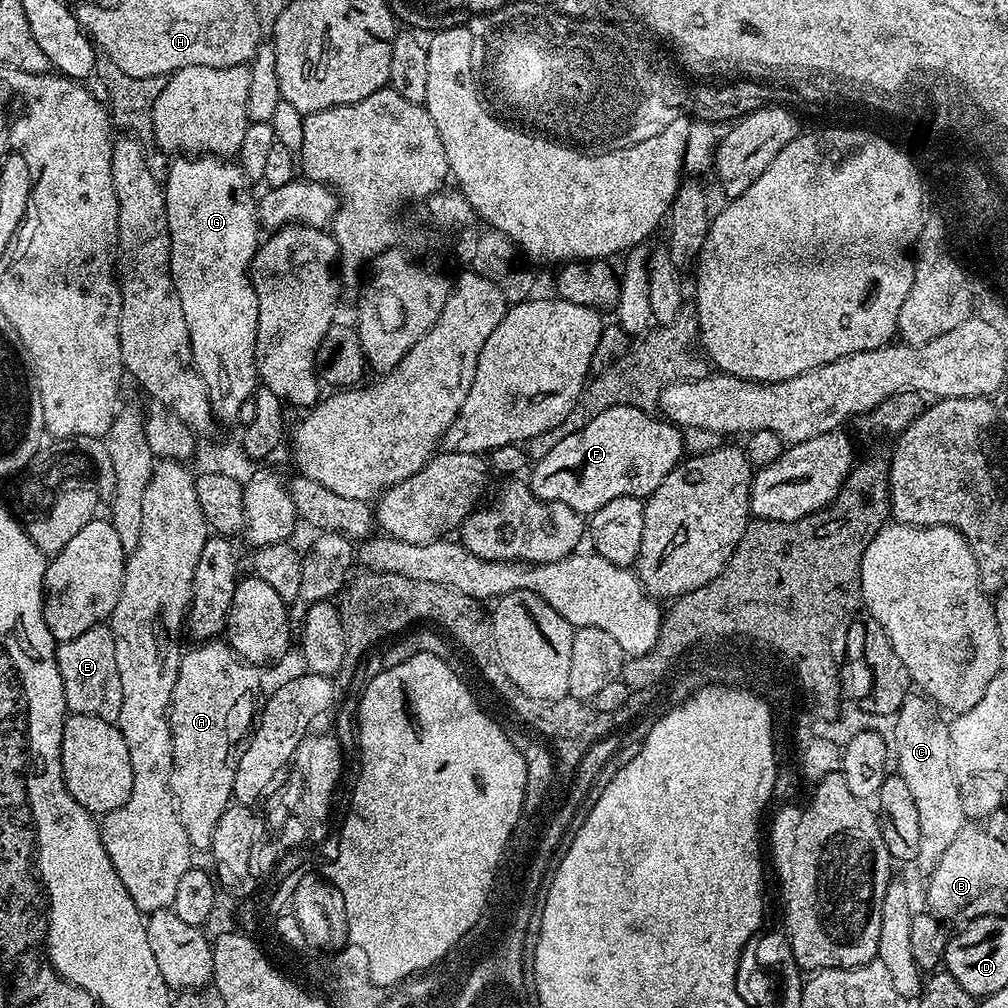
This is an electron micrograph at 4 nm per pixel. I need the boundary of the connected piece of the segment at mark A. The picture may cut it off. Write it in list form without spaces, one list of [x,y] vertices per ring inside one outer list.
[[[223,639],[205,640],[192,647],[196,648],[189,652],[187,649],[181,655],[178,682],[174,682],[174,694],[168,707],[170,738],[174,746],[170,786],[176,800],[176,809],[182,818],[182,827],[186,829],[186,838],[190,838],[197,853],[207,853],[214,842],[214,829],[218,827],[218,818],[222,818],[222,814],[233,803],[234,749],[253,727],[254,717],[258,712],[256,695],[260,692],[260,676],[256,673],[259,671],[253,665],[244,663]]]

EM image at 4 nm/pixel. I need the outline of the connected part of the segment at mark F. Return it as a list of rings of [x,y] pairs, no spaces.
[[[610,406],[598,418],[586,422],[582,430],[566,434],[554,450],[543,453],[541,460],[531,465],[532,493],[540,500],[562,502],[581,514],[594,513],[614,498],[646,498],[685,459],[683,435],[677,425],[651,411],[634,406]]]

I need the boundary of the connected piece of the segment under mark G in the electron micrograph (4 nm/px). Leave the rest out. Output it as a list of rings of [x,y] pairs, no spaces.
[[[201,154],[191,158],[176,158],[168,168],[168,177],[163,177],[164,197],[166,198],[166,218],[170,230],[170,242],[172,243],[172,281],[178,290],[178,298],[182,298],[182,314],[186,314],[186,330],[190,330],[190,346],[192,347],[192,362],[195,364],[202,382],[206,382],[206,390],[210,394],[210,406],[217,421],[231,420],[236,422],[242,402],[252,398],[253,392],[258,387],[258,373],[256,370],[256,335],[258,334],[258,294],[254,294],[254,286],[250,269],[252,259],[258,247],[256,232],[258,233],[258,221],[256,218],[256,200],[247,192],[250,181],[240,169],[239,163],[228,158]]]

